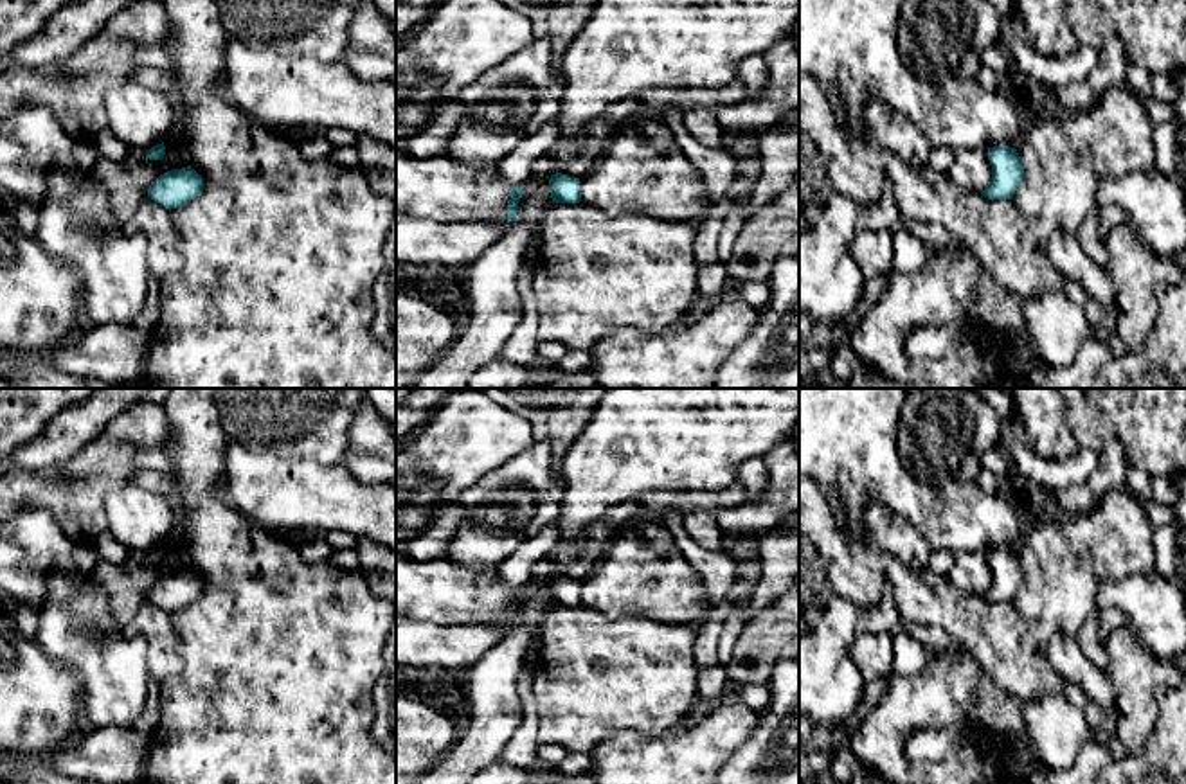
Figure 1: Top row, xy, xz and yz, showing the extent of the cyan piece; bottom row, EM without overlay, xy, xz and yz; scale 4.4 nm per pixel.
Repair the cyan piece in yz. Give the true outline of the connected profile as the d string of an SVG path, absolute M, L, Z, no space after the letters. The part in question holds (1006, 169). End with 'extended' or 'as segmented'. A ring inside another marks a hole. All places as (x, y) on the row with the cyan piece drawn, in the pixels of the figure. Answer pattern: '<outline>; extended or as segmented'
M1010 146L988 147L988 160L992 165L992 180L981 194L988 200L1011 200L1013 191L1024 176L1017 149Z; as segmented

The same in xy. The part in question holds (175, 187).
M191 167L171 169L160 174L148 189L148 198L164 205L166 209L176 209L203 191L203 178Z; as segmented

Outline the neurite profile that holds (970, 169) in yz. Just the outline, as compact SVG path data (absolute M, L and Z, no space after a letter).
M988 147L957 151L947 176L952 183L981 194L992 180Z

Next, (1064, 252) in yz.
M1056 230L1047 241L1046 257L1067 282L1094 297L1110 313L1116 311L1114 288L1107 272L1091 261L1073 234Z

